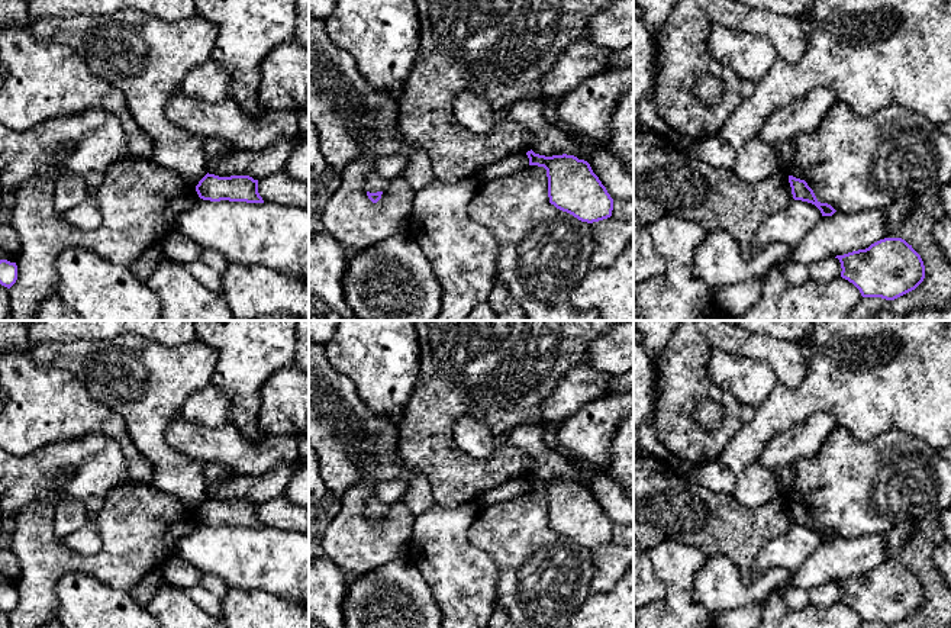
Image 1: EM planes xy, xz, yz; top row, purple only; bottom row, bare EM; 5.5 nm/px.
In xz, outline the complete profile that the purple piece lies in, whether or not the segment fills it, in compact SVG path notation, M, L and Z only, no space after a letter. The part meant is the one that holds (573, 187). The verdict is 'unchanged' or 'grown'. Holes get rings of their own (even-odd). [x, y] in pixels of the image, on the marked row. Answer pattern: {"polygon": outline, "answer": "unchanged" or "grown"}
{"polygon": "M526 152L529 165L544 167L549 203L581 222L593 223L612 216L613 199L590 164L574 155L545 157Z", "answer": "unchanged"}

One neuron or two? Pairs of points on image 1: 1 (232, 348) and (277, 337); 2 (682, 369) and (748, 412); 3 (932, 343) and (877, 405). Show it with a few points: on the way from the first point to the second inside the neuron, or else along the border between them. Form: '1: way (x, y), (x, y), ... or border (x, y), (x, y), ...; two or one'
1: way (244, 348), (257, 337), (266, 337); one
2: border (740, 403), (742, 422); two
3: way (916, 357), (885, 389); one

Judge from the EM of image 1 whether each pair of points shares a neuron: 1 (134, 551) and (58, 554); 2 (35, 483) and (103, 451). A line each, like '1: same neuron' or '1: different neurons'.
1: same neuron
2: same neuron

